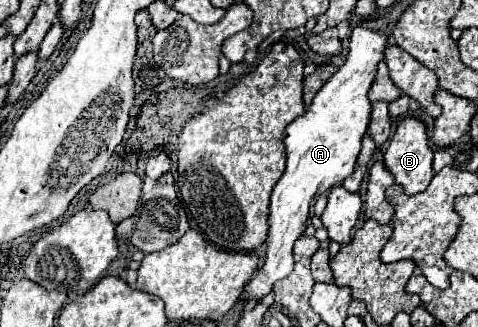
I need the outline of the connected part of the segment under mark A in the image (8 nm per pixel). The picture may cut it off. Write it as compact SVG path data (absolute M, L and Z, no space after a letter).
M355 27L343 67L339 67L339 71L317 91L311 107L285 129L283 145L287 167L271 193L265 263L243 289L245 303L261 301L277 281L293 271L293 243L311 223L315 199L329 191L335 183L343 183L353 173L361 151L361 139L367 133L371 119L371 101L367 93L371 89L377 63L383 59L385 47L387 37L383 33Z

